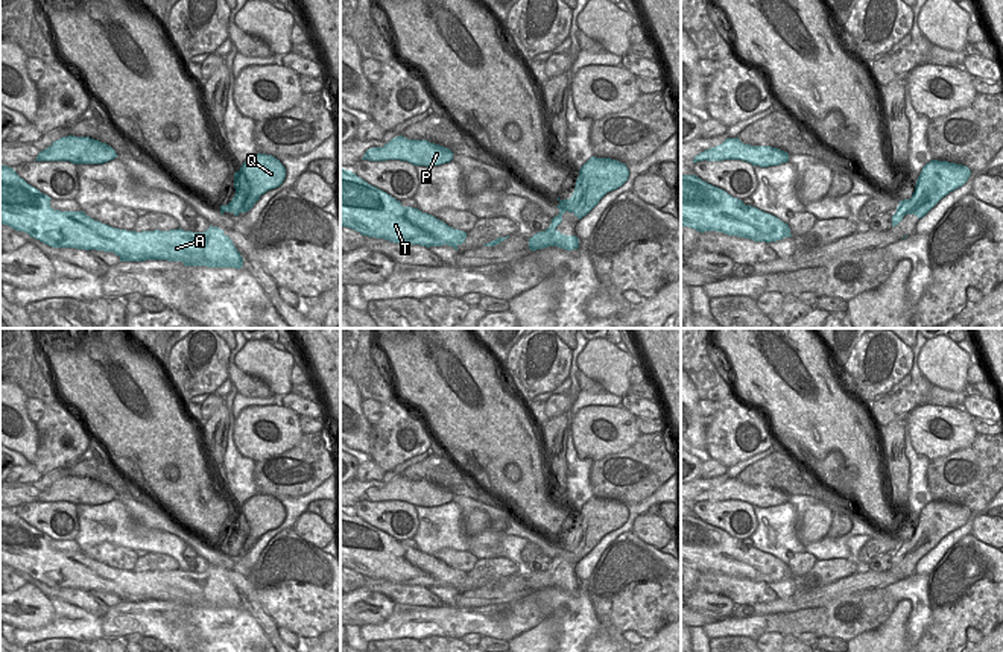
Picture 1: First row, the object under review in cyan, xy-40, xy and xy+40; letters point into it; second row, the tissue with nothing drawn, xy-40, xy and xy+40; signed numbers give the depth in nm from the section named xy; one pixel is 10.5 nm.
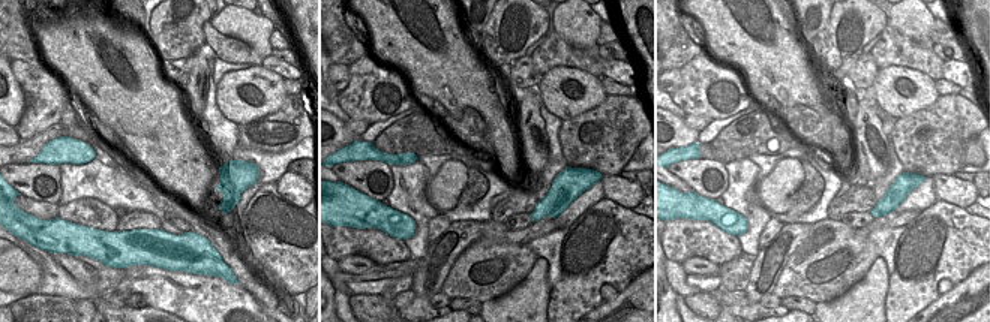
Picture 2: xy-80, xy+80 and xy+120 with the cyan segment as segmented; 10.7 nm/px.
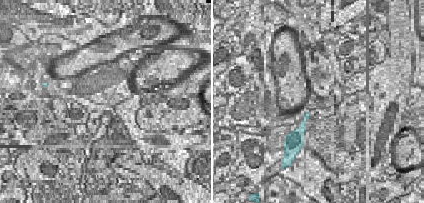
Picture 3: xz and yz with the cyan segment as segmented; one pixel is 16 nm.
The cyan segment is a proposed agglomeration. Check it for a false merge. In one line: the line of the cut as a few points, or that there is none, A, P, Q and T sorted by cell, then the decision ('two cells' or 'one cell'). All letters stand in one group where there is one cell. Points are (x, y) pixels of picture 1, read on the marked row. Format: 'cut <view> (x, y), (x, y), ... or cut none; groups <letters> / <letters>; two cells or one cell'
cut none; groups A P Q T; one cell

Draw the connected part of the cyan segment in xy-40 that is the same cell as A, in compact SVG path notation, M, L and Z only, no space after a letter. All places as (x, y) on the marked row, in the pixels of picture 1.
M0 166L0 223L52 248L76 248L85 251L114 252L120 261L167 260L182 261L184 266L243 267L243 258L223 229L211 226L204 233L184 231L126 231L91 219L84 211L59 211L50 207L47 195L27 184L12 167Z

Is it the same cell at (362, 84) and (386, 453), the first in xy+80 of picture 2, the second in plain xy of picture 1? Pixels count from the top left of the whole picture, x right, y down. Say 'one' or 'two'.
one

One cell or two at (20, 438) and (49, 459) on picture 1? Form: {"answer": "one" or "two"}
{"answer": "two"}

